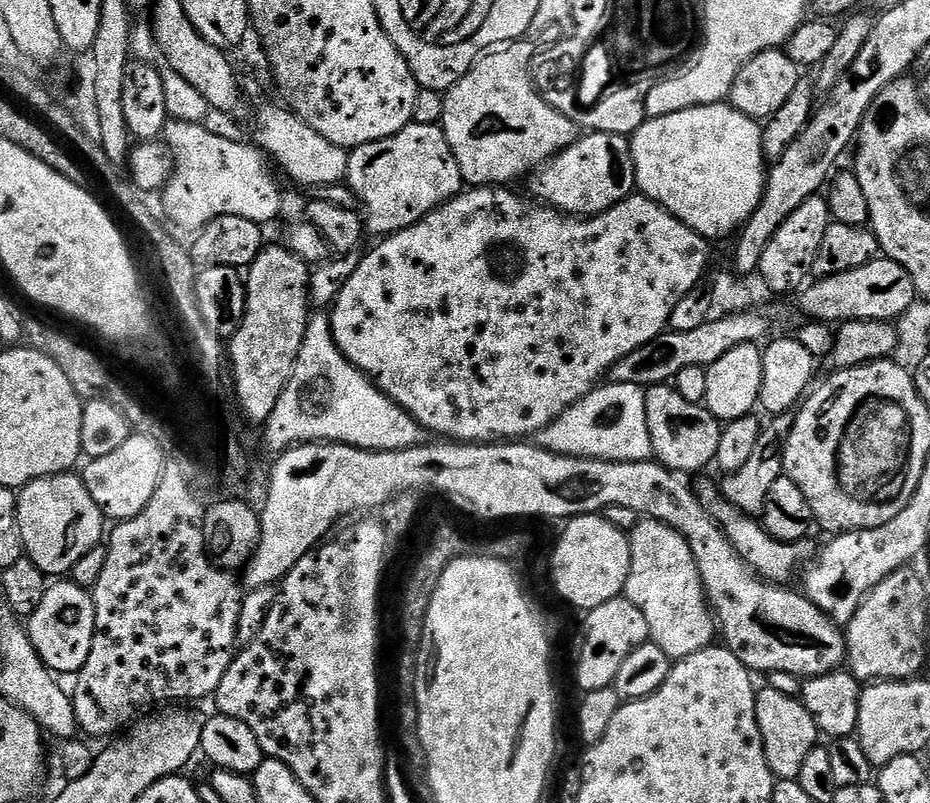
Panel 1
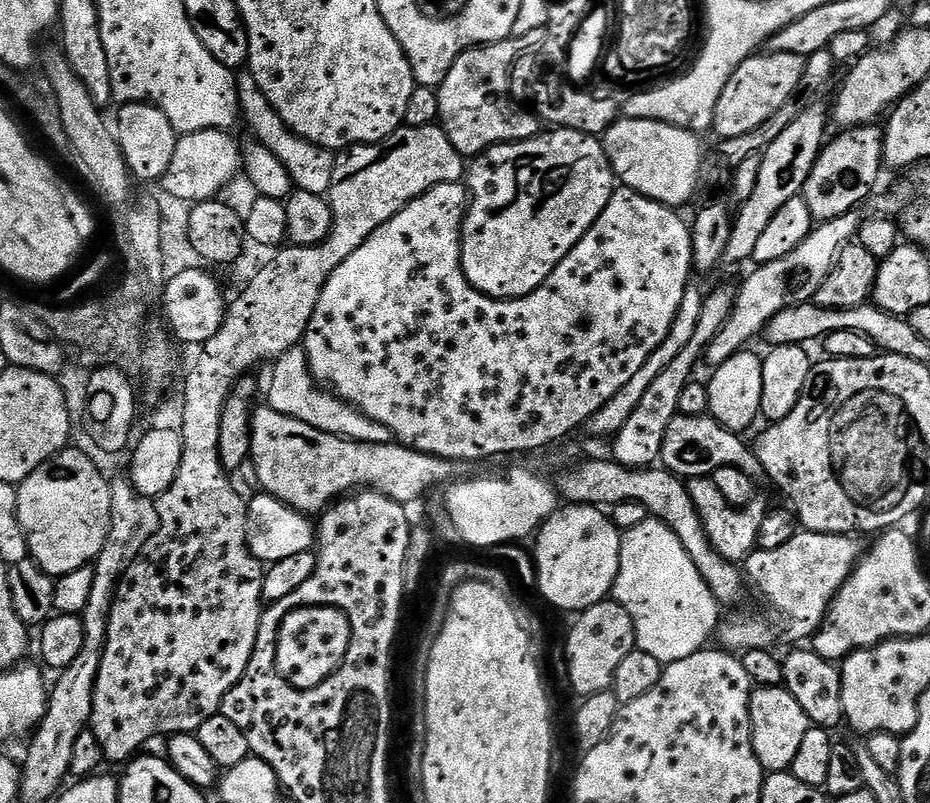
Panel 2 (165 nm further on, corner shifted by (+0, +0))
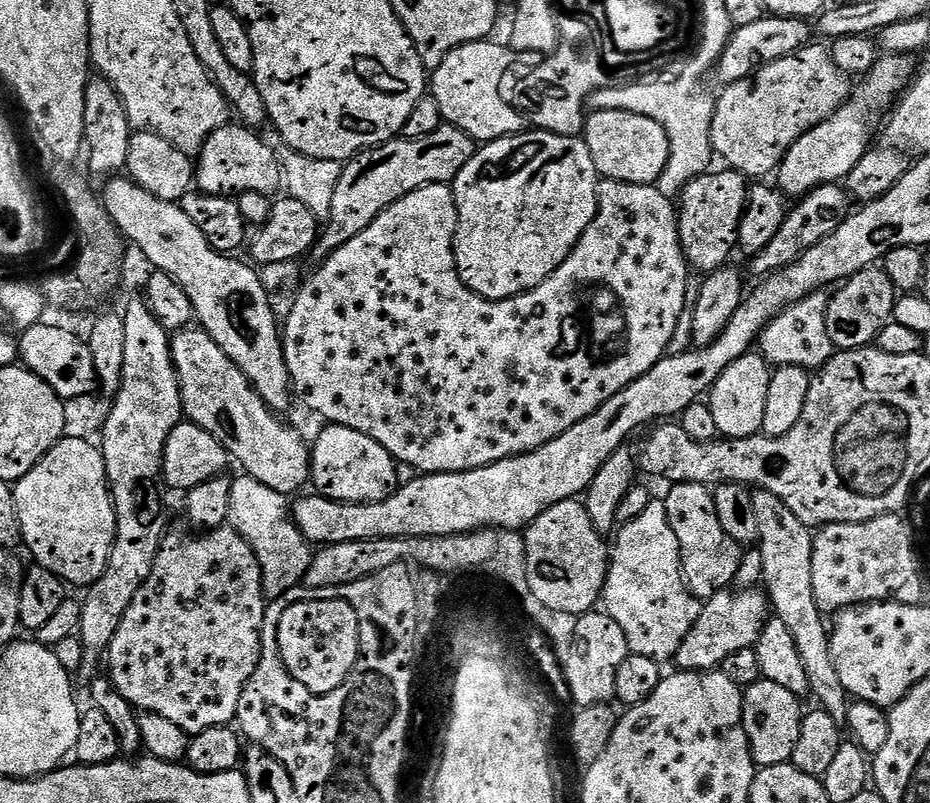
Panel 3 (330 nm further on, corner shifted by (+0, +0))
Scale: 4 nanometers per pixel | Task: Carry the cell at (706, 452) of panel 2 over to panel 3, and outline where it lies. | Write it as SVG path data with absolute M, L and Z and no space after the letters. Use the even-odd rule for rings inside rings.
M763 490L752 492L754 515L758 517L758 547L762 554L763 587L770 601L775 619L786 622L798 652L806 668L809 691L816 698L821 711L829 714L839 726L848 723L848 705L850 697L839 681L830 654L830 628L824 625L825 613L818 610L814 602L814 578L812 577L812 538L813 529L808 528L793 514L790 506L774 494ZM768 587L768 588L767 588Z

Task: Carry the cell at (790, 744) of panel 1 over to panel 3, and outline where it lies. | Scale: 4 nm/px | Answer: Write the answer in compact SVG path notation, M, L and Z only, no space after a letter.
M763 678L754 686L743 689L743 693L744 729L752 751L752 761L760 768L789 763L794 754L794 746L798 746L802 719L801 697L790 694L790 690Z

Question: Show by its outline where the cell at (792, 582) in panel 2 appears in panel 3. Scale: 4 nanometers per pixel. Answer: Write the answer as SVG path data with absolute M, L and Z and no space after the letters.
M755 587L743 590L725 590L703 601L698 622L682 638L674 664L681 672L710 672L719 669L722 662L737 650L746 650L756 645L760 632L770 619L770 601L763 591Z

